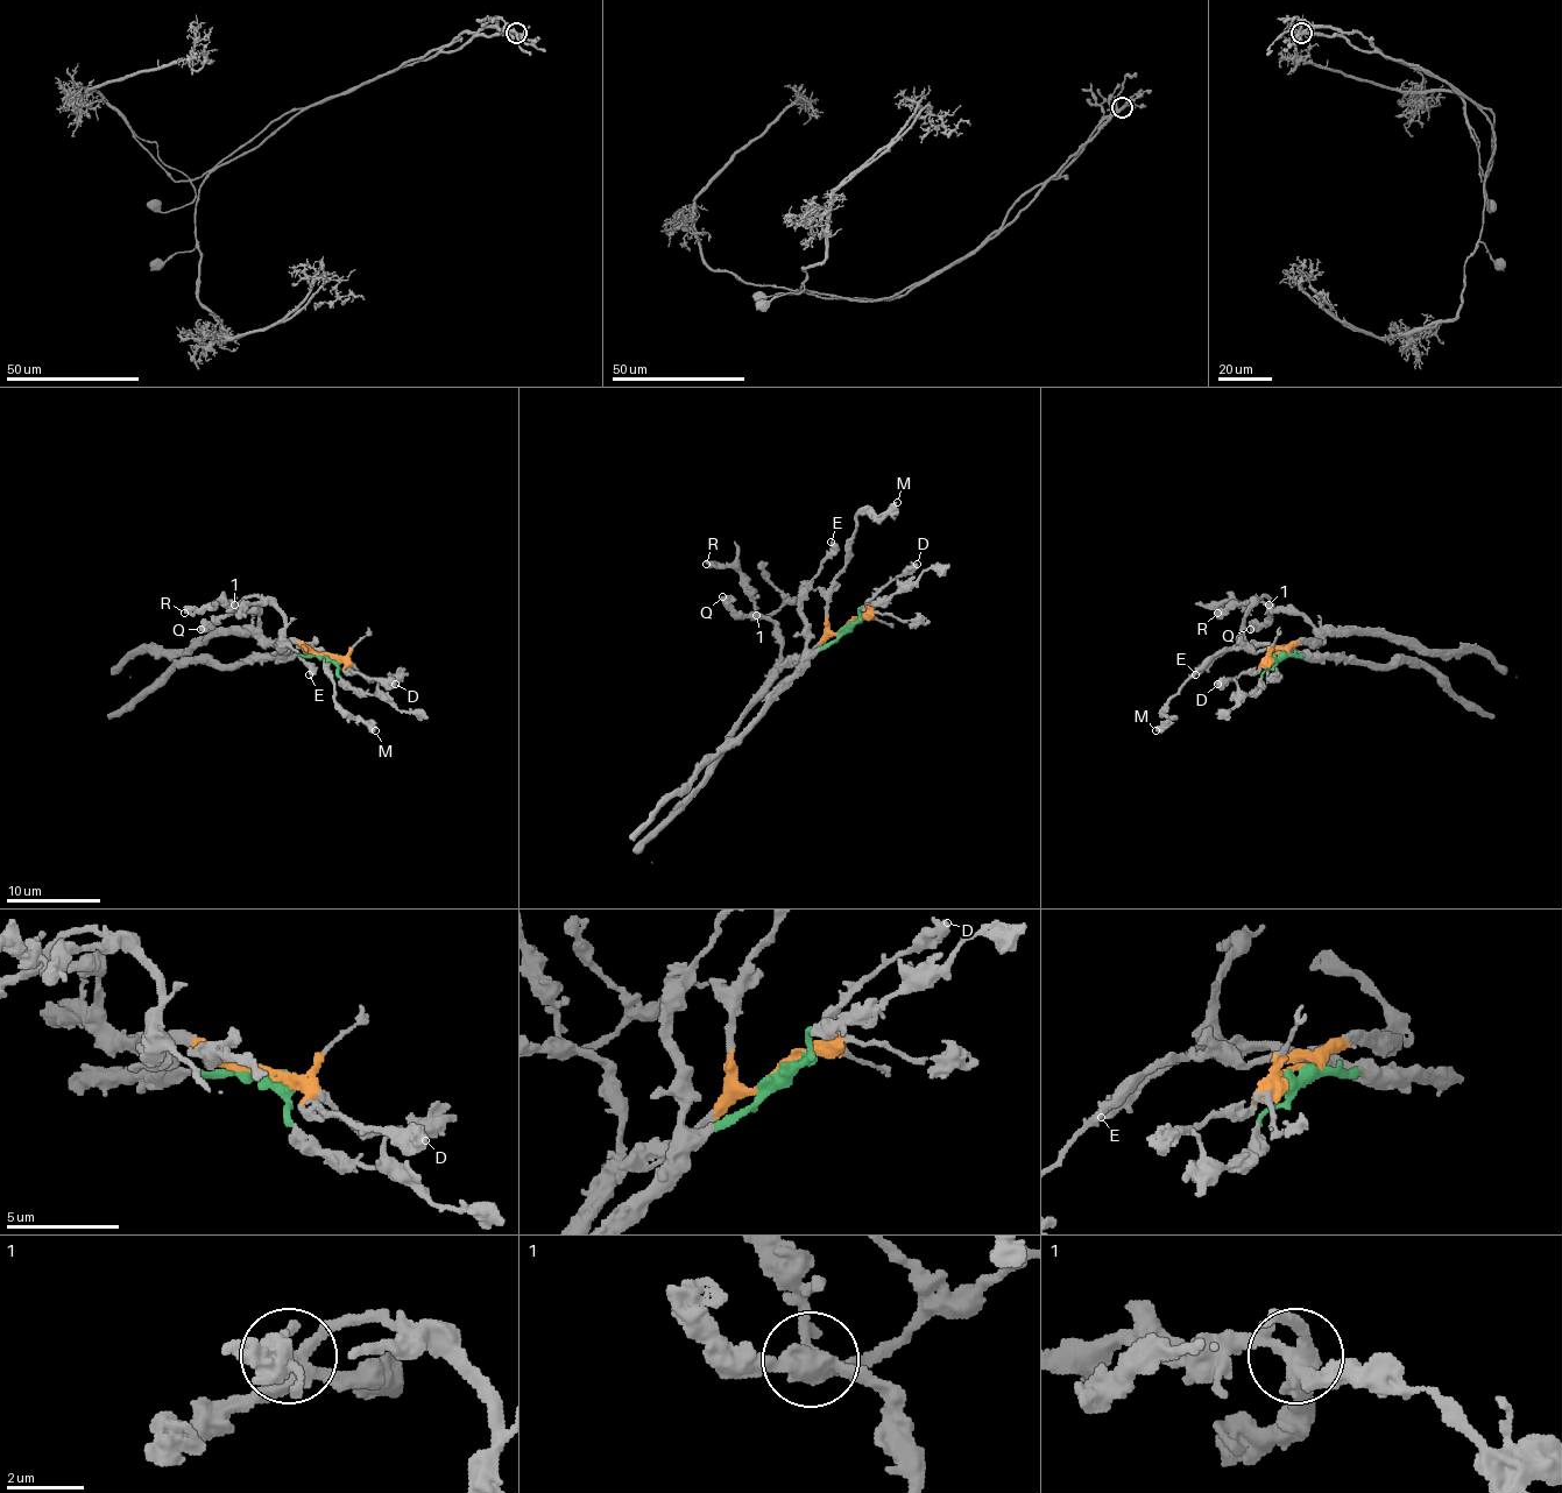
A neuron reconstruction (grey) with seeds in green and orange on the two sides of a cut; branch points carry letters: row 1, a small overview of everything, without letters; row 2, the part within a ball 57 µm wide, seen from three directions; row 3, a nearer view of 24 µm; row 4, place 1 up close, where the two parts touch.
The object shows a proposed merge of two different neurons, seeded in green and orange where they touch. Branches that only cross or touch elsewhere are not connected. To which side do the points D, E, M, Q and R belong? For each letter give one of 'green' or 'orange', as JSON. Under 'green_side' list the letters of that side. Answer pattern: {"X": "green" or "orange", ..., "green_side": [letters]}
{"D": "orange", "E": "green", "M": "orange", "Q": "green", "R": "orange", "green_side": ["E", "Q"]}

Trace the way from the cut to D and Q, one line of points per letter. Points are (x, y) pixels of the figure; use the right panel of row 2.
D: (1280, 653), (1269, 656), (1246, 672), (1216, 684)
Q: (1280, 656), (1303, 656), (1252, 644), (1244, 637), (1244, 618), (1262, 596), (1269, 599), (1269, 616), (1249, 630)

